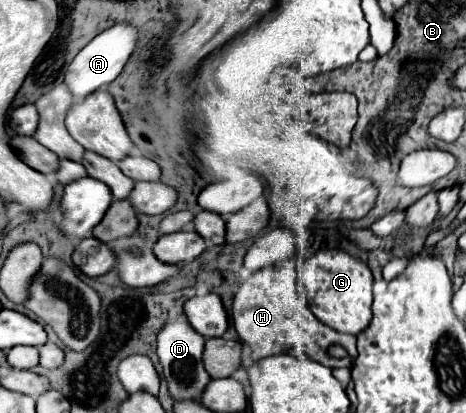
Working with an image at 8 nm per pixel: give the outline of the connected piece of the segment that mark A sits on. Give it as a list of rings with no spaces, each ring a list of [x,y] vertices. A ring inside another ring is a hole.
[[[117,24],[107,28],[105,32],[101,32],[95,40],[91,40],[77,56],[75,60],[69,64],[67,74],[65,74],[65,84],[71,92],[71,96],[75,100],[83,100],[89,94],[93,94],[95,90],[101,90],[105,86],[109,86],[123,70],[125,62],[129,60],[133,48],[137,42],[137,30],[129,24]]]

